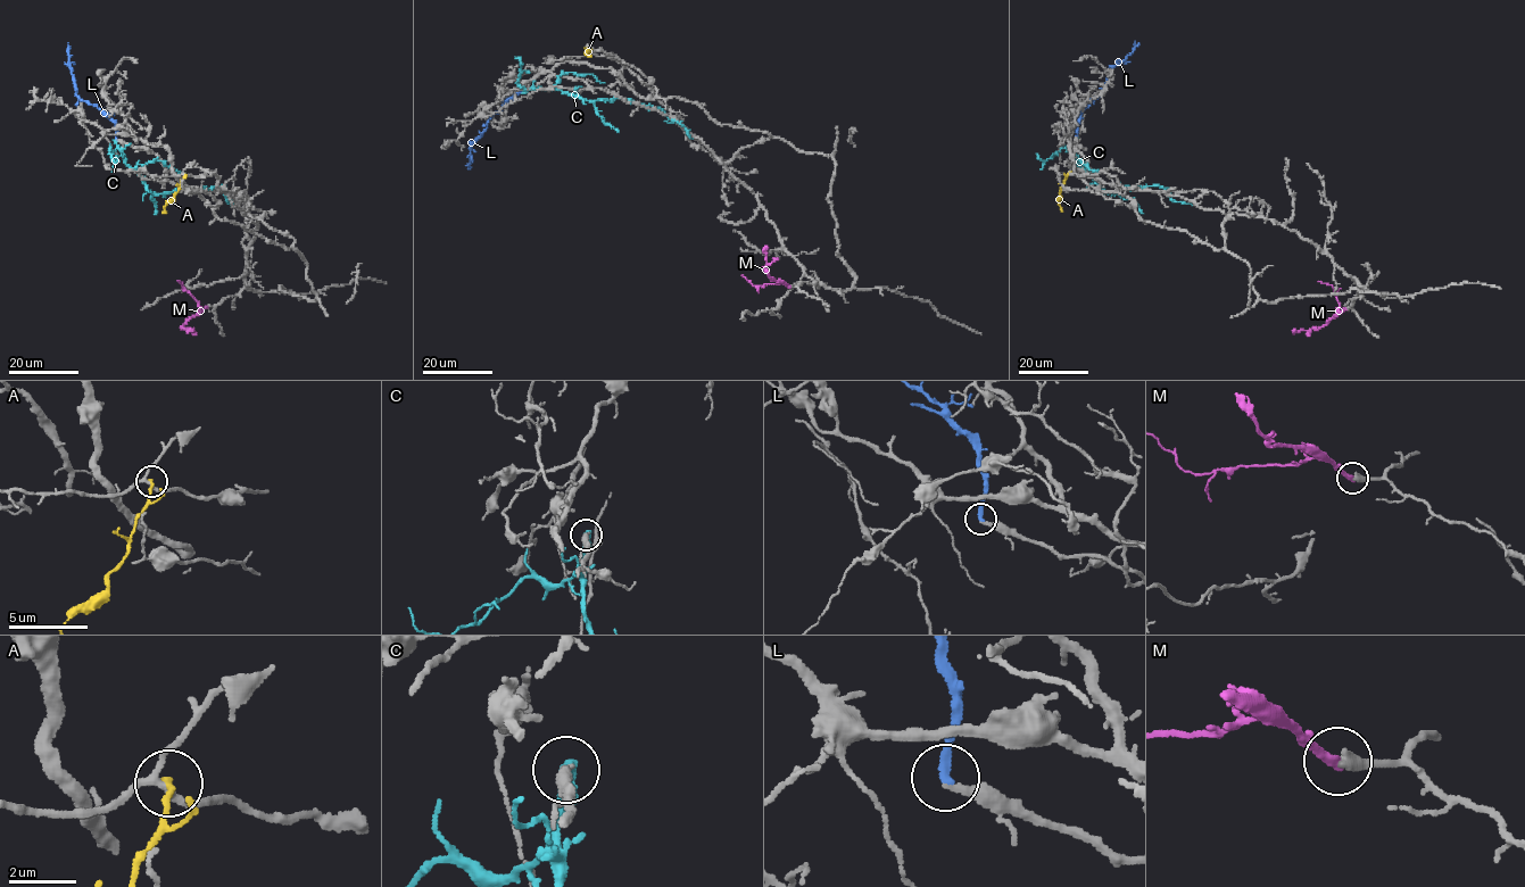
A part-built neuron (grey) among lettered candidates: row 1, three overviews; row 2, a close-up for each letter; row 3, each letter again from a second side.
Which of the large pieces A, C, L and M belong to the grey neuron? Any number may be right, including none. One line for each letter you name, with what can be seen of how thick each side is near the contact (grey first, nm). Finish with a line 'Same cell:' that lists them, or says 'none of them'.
L: Thickness 220 nm (grey) against 260 nm
Same cell: L

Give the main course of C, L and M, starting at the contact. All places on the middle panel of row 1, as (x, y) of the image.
C: (523, 91), (537, 88), (558, 89), (582, 100), (631, 99), (659, 107), (691, 138)
L: (523, 91), (490, 116), (483, 132), (472, 143), (470, 164), (465, 165)
M: (789, 287), (771, 280), (763, 249)

